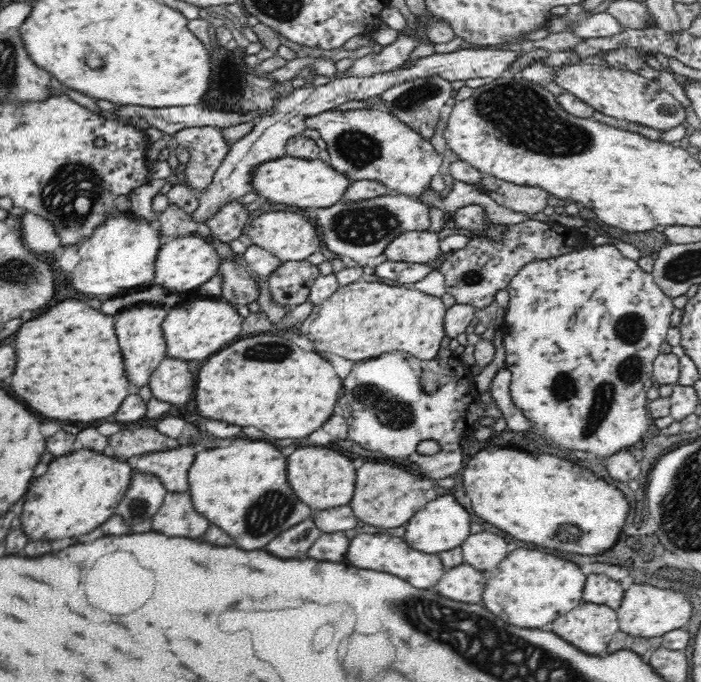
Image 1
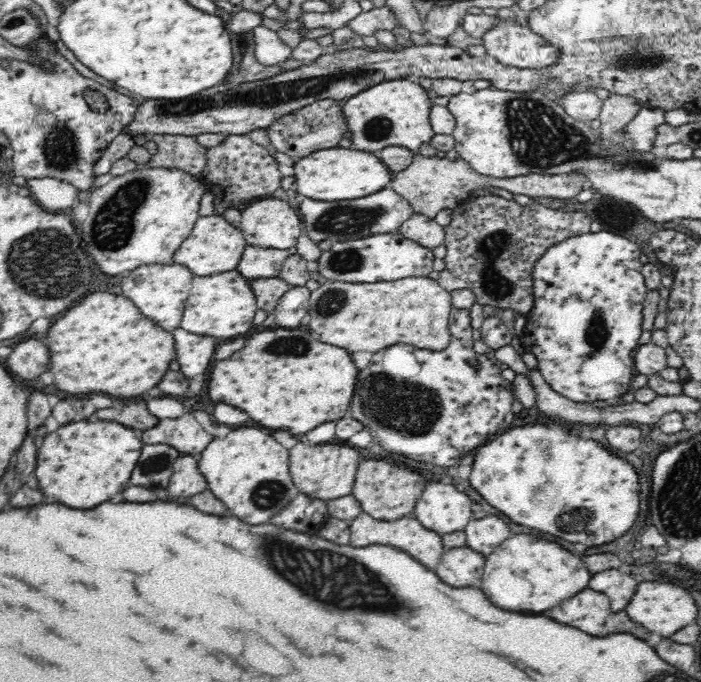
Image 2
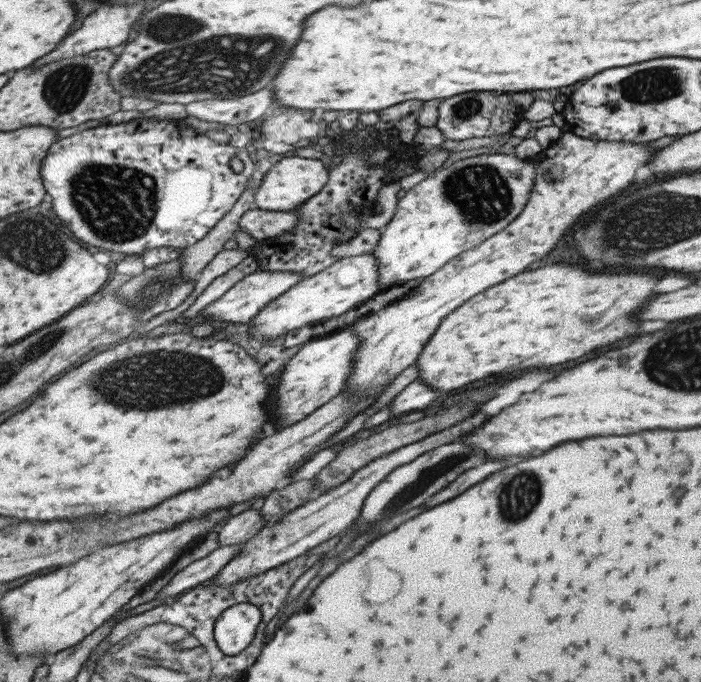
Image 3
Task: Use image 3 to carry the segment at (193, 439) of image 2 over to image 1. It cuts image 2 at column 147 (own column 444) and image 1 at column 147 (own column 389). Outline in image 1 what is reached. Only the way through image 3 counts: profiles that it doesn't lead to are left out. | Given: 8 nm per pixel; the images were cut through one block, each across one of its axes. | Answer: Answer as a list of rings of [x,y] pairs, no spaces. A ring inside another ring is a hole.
[[[188,444],[188,446],[141,454],[133,460],[133,467],[138,471],[158,476],[167,491],[188,491],[188,470],[194,458],[196,458],[196,448]]]

